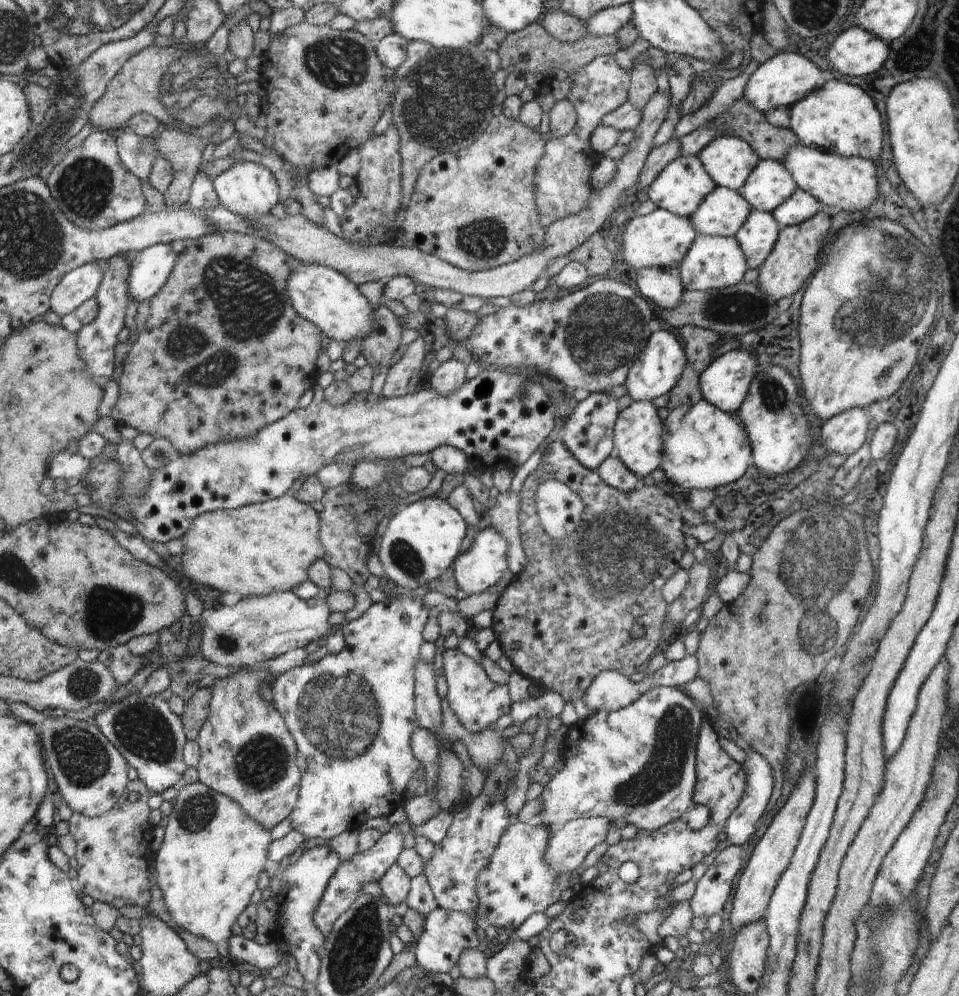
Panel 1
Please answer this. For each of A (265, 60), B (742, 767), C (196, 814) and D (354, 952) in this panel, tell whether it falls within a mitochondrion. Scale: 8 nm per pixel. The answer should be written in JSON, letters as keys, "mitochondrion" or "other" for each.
{"A":"other","B":"other","C":"mitochondrion","D":"mitochondrion"}

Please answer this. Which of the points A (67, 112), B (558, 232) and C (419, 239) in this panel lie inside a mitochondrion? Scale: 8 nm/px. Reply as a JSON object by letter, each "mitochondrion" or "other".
{"A":"mitochondrion","B":"other","C":"other"}

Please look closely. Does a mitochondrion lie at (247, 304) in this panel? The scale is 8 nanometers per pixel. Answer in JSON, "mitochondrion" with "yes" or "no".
{"mitochondrion":"yes"}

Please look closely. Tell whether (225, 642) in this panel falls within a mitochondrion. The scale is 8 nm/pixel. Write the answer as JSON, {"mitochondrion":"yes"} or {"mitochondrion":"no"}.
{"mitochondrion":"yes"}

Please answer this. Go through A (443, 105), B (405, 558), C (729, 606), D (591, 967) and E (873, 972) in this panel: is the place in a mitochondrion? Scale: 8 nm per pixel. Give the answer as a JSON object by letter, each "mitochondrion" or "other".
{"A":"mitochondrion","B":"mitochondrion","C":"other","D":"mitochondrion","E":"mitochondrion"}

